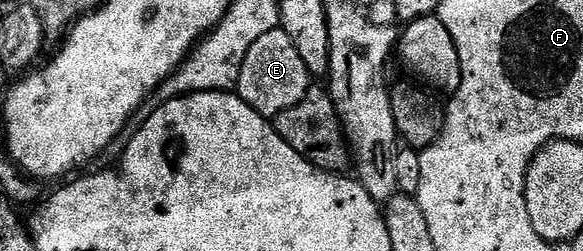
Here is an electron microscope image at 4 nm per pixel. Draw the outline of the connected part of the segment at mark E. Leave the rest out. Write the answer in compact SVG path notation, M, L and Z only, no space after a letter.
M278 27L264 34L250 47L242 65L238 95L255 112L261 114L285 112L307 94L309 89L307 80L310 80L310 74L302 62L302 54L298 54L290 34L286 34L283 28Z

